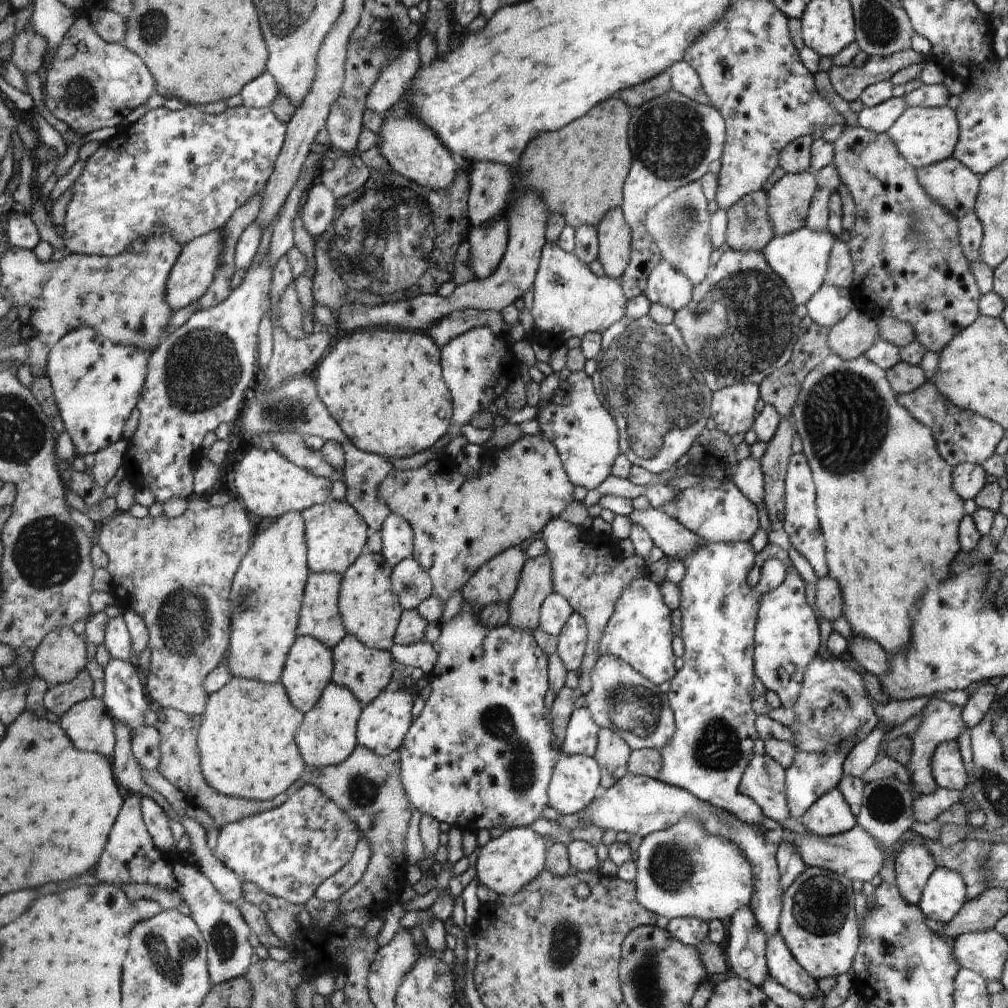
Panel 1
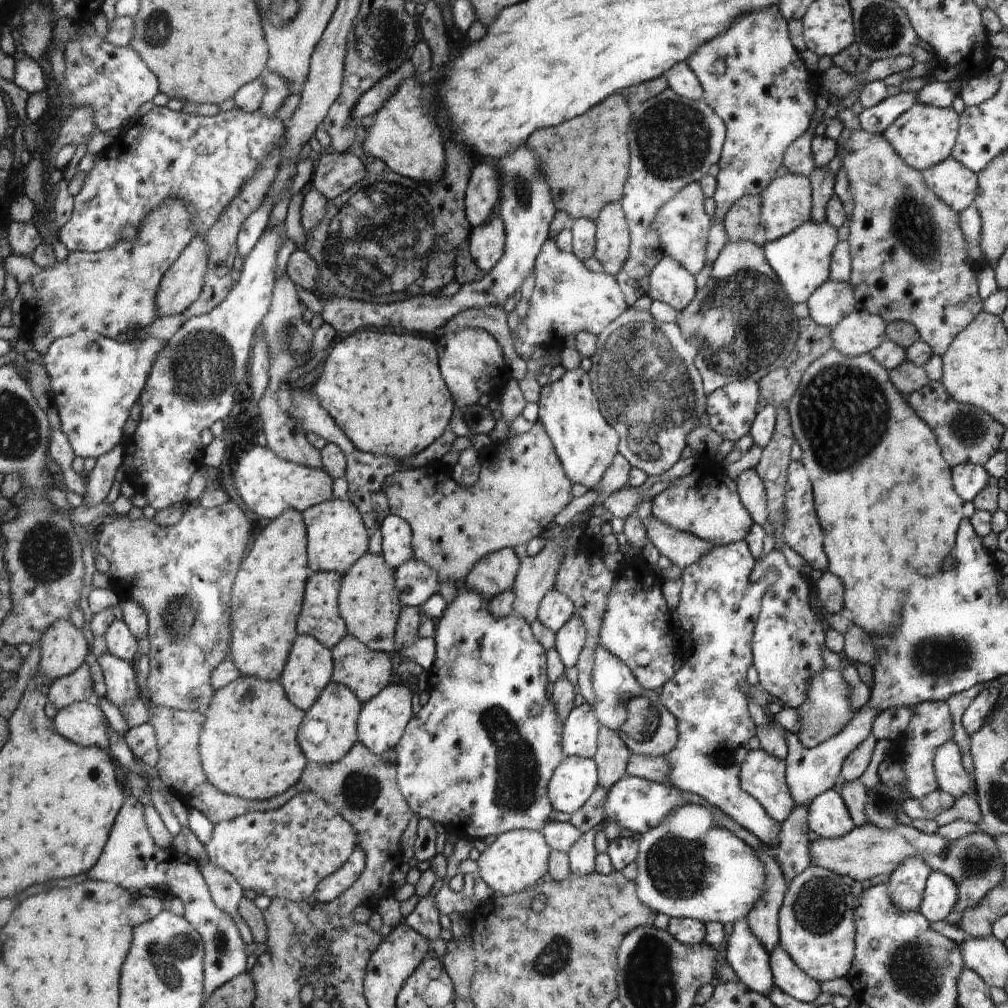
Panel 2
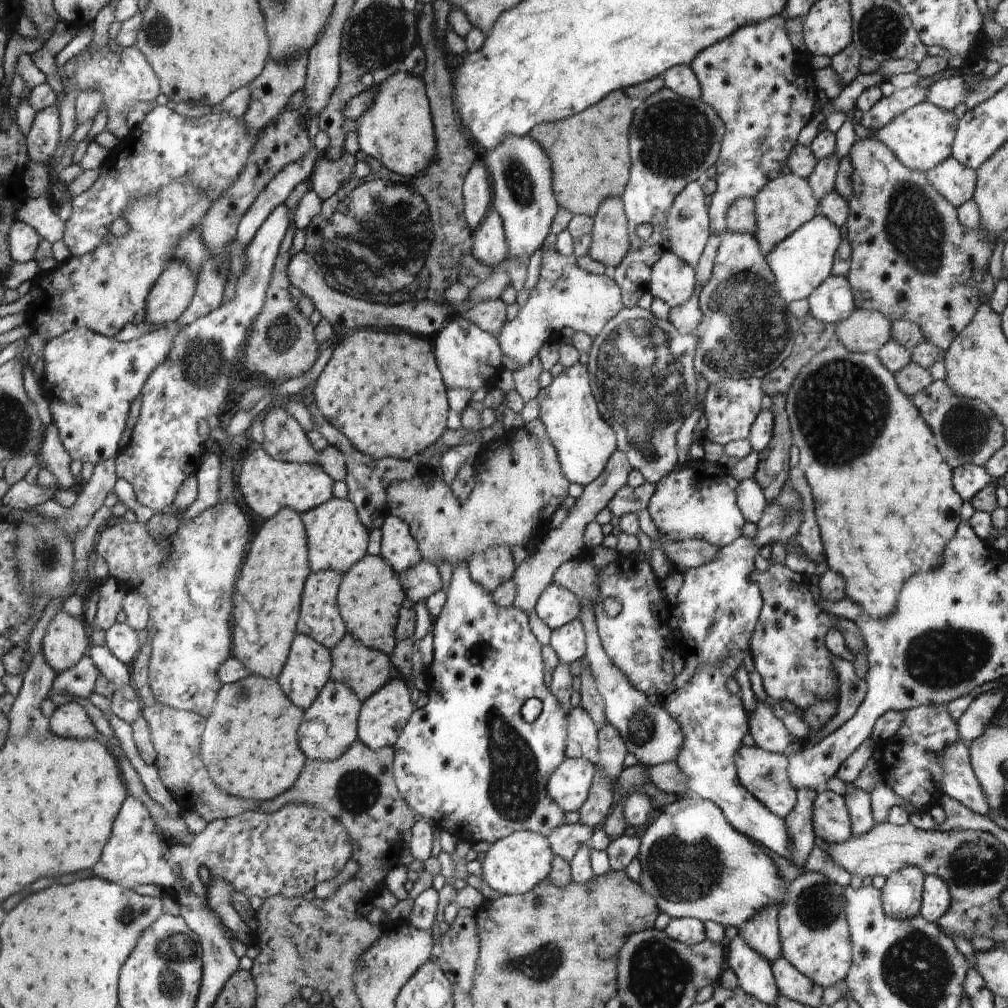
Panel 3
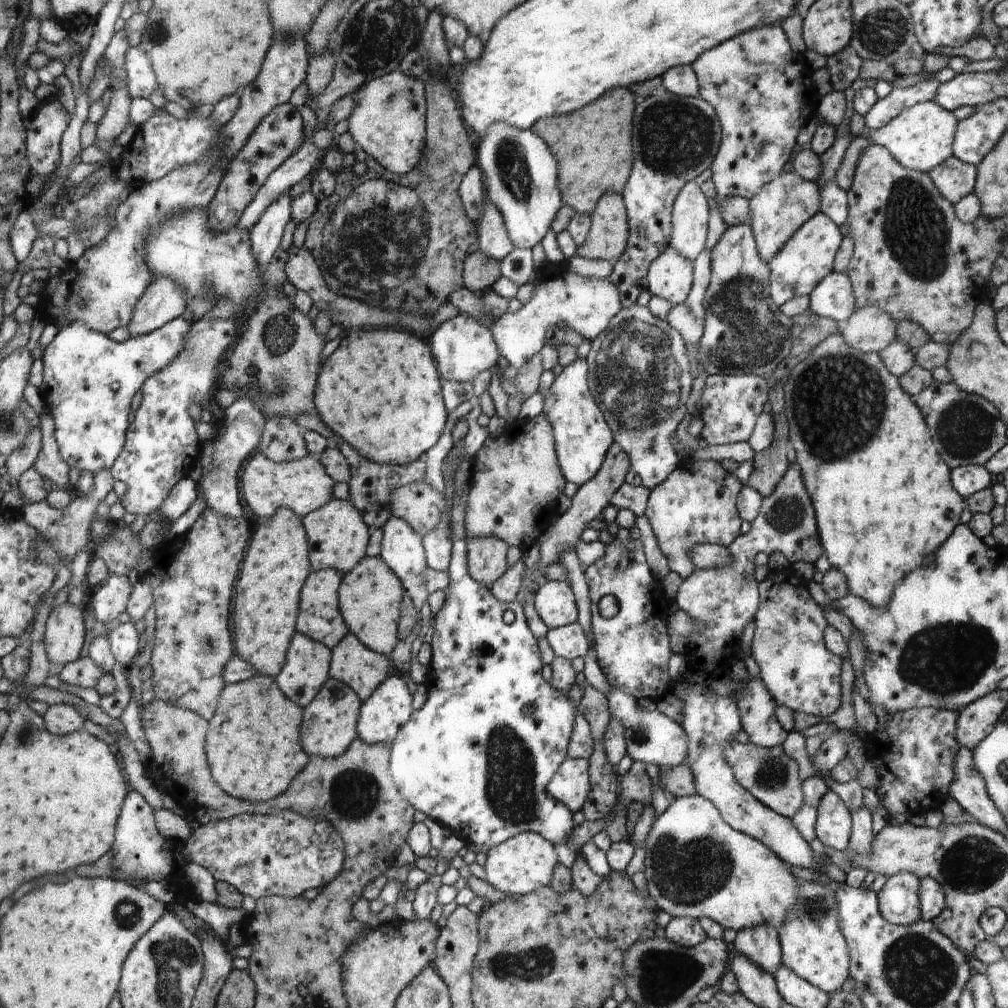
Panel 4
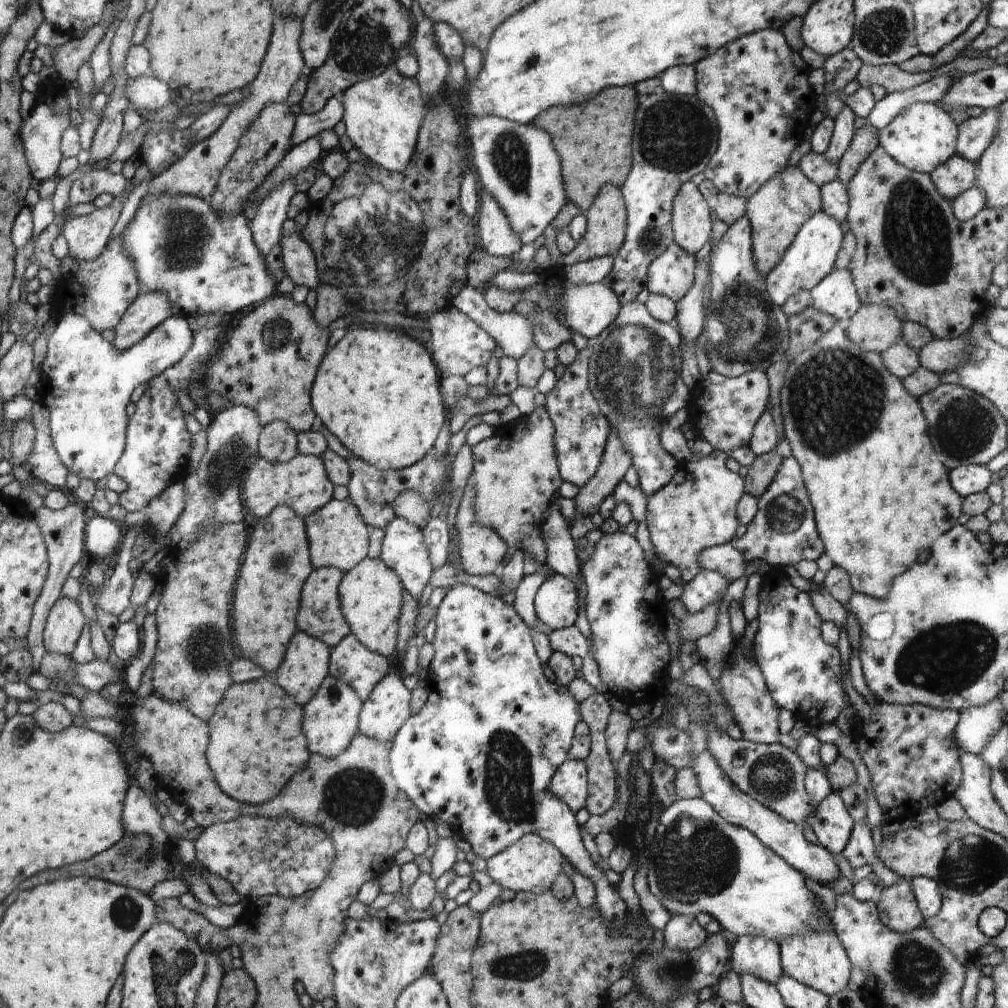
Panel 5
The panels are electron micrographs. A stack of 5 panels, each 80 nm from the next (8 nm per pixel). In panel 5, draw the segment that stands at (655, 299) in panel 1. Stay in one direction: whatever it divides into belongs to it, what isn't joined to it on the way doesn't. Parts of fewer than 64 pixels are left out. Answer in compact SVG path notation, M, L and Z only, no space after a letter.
M672 243L647 272L647 290L650 293L668 296L678 303L695 283L695 256L688 256L679 244Z

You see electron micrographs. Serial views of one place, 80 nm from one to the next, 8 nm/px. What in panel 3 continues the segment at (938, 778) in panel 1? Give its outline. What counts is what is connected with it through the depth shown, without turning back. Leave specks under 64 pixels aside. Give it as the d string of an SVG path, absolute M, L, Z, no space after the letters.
M960 742L945 751L942 760L945 766L943 792L972 812L988 817L991 808L984 795L984 788L975 775L969 750Z

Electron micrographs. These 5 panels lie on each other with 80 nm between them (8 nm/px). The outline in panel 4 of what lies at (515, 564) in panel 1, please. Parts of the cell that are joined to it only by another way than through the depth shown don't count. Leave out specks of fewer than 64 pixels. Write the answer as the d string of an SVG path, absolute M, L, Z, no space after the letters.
M467 538L467 564L476 582L492 586L508 570L506 541L490 538Z

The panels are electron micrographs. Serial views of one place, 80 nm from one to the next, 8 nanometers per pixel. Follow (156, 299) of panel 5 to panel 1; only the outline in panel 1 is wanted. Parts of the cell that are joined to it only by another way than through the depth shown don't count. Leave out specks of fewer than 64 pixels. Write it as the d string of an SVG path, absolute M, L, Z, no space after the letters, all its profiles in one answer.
M220 229L209 232L184 244L179 260L168 275L166 301L172 312L186 308L188 304L202 298L214 284L215 272L219 270L220 251L223 251L223 233Z

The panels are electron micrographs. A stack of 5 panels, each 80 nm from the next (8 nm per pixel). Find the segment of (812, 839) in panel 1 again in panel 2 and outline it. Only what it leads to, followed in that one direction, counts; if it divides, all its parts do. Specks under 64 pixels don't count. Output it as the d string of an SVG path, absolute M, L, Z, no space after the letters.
M876 825L854 827L848 834L835 839L820 837L811 844L812 864L831 870L855 881L870 880L874 876L888 878L906 859L922 858L932 871L946 873L958 886L959 900L946 922L957 927L966 911L976 908L988 892L1005 880L1005 862L998 841L984 831L971 832L958 840L948 840L938 833L924 833L912 825L896 825L887 829Z

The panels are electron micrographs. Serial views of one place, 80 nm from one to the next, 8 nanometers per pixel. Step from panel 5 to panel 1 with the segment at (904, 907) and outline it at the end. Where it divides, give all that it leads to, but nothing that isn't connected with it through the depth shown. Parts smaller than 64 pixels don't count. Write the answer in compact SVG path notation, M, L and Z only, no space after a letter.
M913 841L903 845L893 860L899 893L909 905L917 906L926 890L927 880L937 864L923 843Z

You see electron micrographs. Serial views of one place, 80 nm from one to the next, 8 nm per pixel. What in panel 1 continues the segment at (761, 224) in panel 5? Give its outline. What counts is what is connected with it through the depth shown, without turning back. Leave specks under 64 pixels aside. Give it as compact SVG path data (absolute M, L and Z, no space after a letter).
M815 172L785 173L767 191L767 215L776 235L787 235L807 223L817 183Z

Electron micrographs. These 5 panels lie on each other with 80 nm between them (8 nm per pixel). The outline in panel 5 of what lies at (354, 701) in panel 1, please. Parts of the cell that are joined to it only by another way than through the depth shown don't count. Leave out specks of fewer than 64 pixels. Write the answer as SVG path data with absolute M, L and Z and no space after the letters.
M326 676L314 698L303 706L304 732L308 732L308 748L312 754L327 758L343 755L359 733L362 707L358 694L348 684Z

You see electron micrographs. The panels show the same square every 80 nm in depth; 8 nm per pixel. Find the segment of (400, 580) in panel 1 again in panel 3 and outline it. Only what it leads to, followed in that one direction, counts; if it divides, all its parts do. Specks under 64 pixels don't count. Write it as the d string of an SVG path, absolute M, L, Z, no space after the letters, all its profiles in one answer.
M430 560L422 561L418 567L401 575L401 579L407 598L412 599L414 604L443 588L439 570Z

